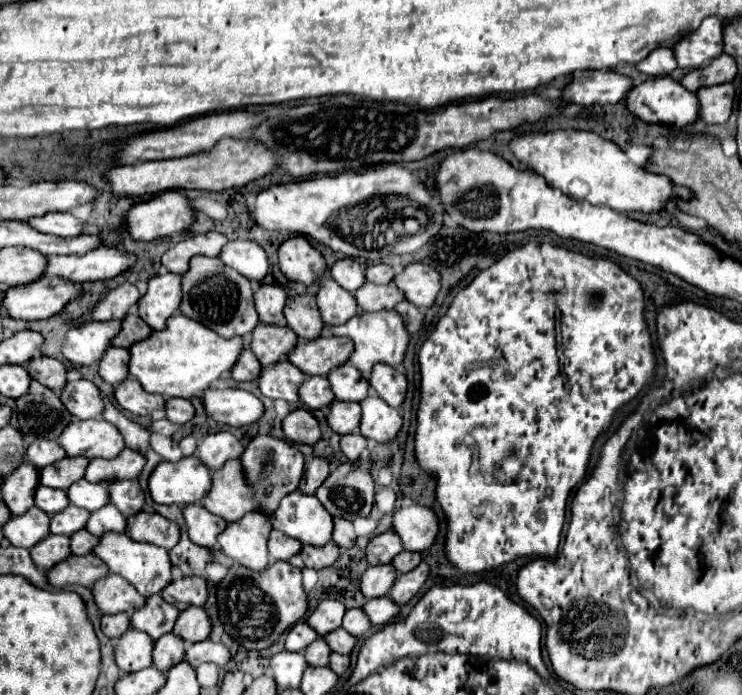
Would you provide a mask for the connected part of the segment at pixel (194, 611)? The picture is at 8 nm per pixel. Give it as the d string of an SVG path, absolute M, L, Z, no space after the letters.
M204 607L184 609L174 627L174 633L188 643L200 643L200 641L208 639L210 631L212 631L212 625L210 625L210 619L208 619L208 613L204 611Z

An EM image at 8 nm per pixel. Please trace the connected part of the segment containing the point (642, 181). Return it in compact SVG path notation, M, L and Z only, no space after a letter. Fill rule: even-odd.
M548 131L548 133L528 133L514 137L510 151L516 159L532 167L538 175L546 179L550 187L560 189L572 199L584 199L592 205L606 205L618 213L658 213L674 199L692 199L692 191L674 185L670 177L650 173L634 165L626 153L612 141L602 139L590 131Z

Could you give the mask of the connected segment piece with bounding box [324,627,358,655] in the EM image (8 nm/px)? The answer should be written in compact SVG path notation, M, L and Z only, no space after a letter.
M342 627L336 629L336 631L332 631L332 635L326 635L324 639L326 639L328 645L332 647L332 651L336 651L336 653L346 653L346 655L352 653L352 649L354 649L354 645L356 645L356 641L358 641L358 637L350 635L350 633L344 631Z

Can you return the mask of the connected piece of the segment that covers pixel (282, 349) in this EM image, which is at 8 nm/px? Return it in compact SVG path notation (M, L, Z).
M258 325L254 329L254 337L250 349L258 357L258 361L268 367L288 357L288 353L296 347L298 337L290 327L276 325Z

